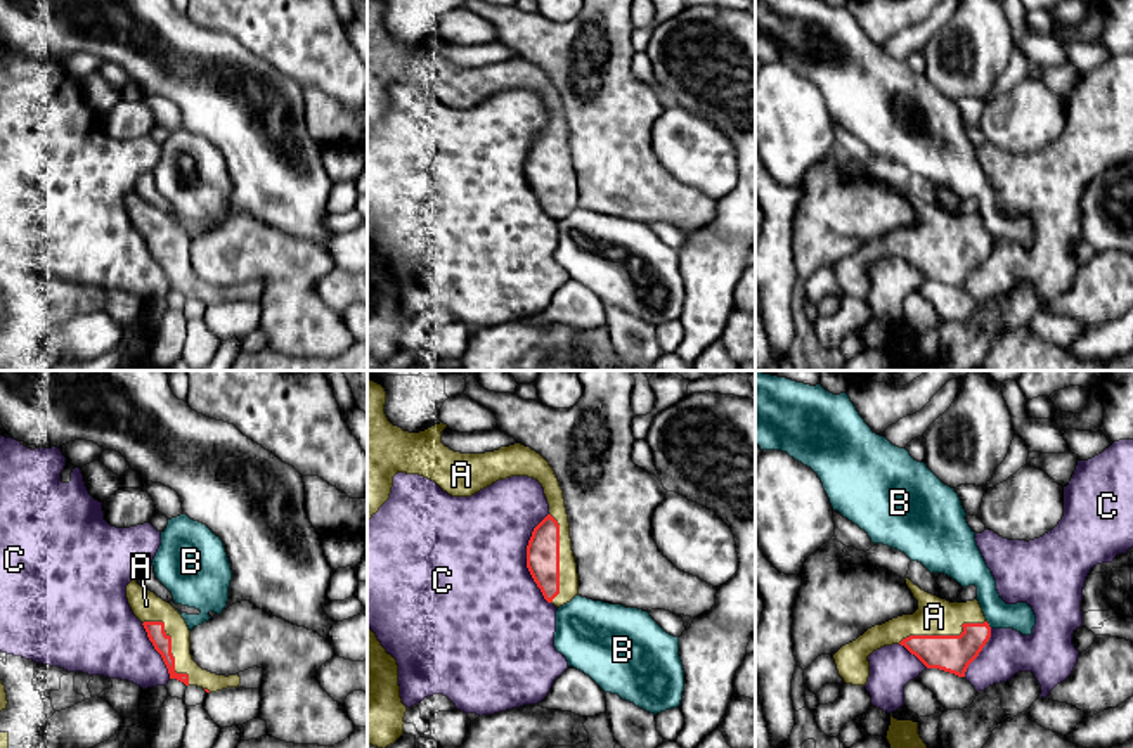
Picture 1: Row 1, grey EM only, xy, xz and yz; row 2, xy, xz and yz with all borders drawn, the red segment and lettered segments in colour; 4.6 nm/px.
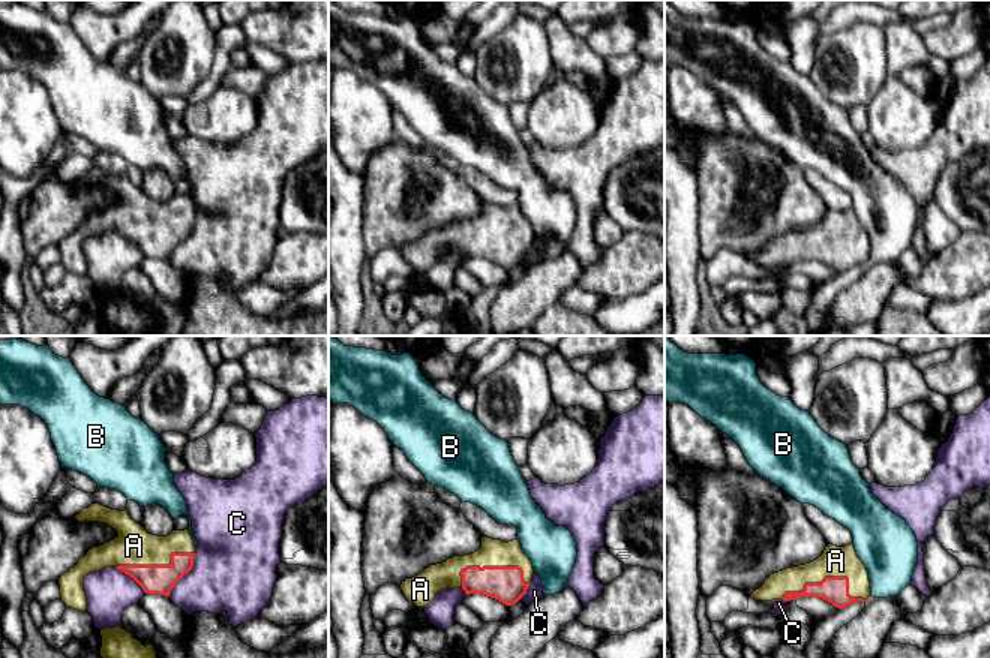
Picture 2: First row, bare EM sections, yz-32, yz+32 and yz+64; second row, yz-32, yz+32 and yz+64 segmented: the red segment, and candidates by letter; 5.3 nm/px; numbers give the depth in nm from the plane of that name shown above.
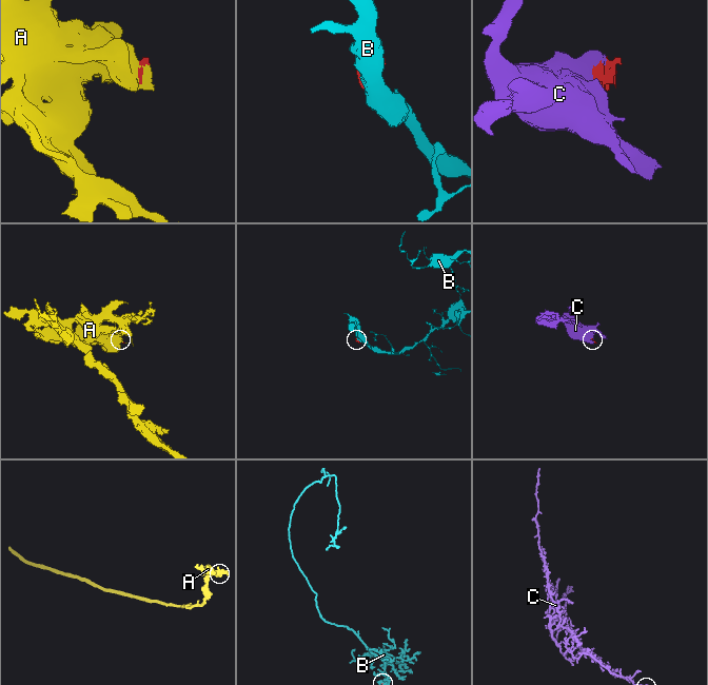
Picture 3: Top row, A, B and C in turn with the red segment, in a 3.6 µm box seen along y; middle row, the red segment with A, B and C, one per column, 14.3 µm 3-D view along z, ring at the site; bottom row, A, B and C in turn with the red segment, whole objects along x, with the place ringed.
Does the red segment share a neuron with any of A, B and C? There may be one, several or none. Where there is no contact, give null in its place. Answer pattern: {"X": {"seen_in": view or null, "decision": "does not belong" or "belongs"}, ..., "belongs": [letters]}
{"A": {"seen_in": "yz", "decision": "belongs"}, "B": {"seen_in": "yz", "decision": "does not belong"}, "C": {"seen_in": "xz", "decision": "does not belong"}, "belongs": ["A"]}

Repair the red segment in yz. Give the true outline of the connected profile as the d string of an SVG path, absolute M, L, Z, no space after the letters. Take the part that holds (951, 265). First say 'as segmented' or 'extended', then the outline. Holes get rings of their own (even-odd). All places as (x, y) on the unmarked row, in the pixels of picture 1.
extended; M910 190L904 192L918 222L868 241L833 267L845 296L866 298L868 268L884 258L901 256L927 280L965 289L968 277L987 256L991 239L977 211L949 215L922 203Z

